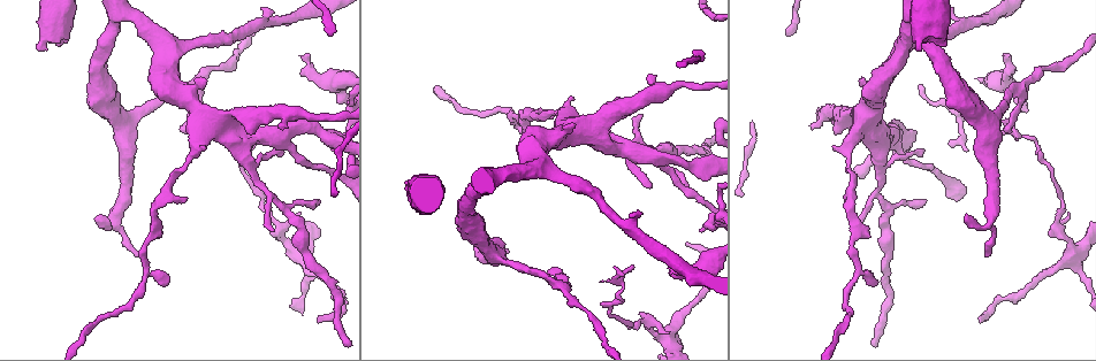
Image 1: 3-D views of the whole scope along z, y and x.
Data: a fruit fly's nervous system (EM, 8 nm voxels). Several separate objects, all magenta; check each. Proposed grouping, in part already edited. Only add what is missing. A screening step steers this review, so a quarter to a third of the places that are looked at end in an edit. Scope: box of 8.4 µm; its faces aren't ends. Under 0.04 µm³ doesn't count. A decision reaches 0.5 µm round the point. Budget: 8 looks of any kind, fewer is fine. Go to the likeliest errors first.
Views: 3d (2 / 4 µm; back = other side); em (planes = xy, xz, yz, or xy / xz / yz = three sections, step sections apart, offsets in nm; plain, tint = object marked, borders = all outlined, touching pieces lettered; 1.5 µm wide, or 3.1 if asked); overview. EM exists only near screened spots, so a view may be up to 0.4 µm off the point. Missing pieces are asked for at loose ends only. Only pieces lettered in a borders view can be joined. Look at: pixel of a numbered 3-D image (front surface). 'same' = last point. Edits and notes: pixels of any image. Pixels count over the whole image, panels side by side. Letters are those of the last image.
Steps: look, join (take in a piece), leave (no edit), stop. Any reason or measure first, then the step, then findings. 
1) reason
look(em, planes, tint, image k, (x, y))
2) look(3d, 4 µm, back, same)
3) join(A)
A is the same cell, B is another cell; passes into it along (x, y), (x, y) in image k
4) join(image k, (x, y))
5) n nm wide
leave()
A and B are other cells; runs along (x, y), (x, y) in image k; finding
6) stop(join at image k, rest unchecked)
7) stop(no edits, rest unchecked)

branch stops here
look(em, xz, step 4, borders, image 1, (685, 245))

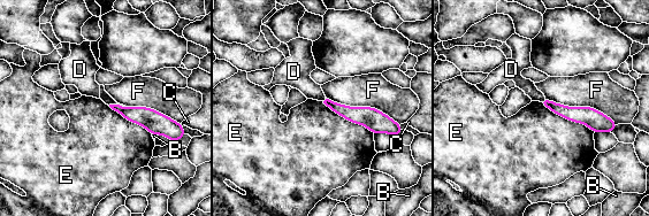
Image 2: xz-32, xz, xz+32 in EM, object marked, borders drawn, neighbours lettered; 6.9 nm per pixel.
another direction
look(em, xy, step 8, borders, same)

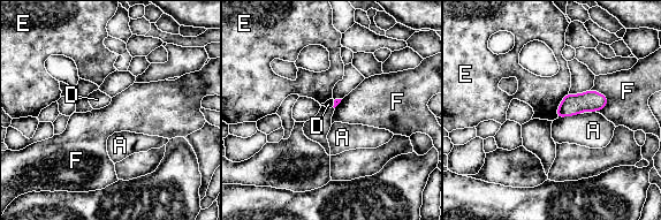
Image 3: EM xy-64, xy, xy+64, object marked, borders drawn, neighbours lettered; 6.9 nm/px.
leave()
A, D, E and F are other cells; border along (568, 92), (557, 108), (556, 118) in image 3; none of them fits

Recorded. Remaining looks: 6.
look(em, planes, borders, image 1, (304, 56))

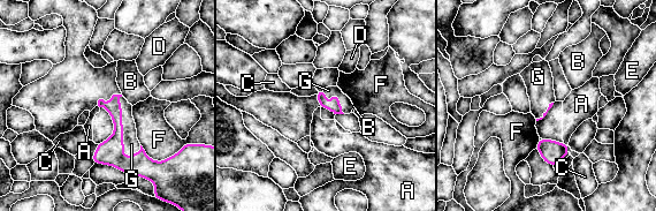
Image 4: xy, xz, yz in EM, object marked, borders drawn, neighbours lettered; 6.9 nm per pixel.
join(G)
G is the same cell, A, B, C, D, E and F are other cells; the neuron continues

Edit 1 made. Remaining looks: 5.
see it whole again
look(overview)

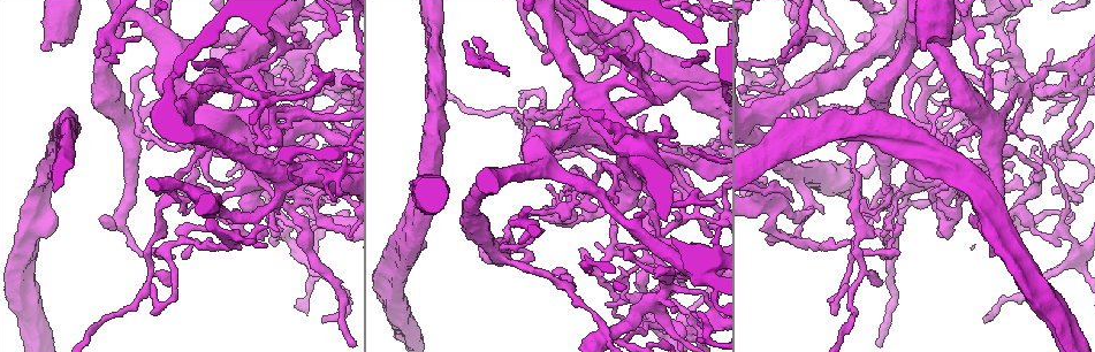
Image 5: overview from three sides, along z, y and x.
thin end
look(3d, 4 µm, image 5, (179, 203))

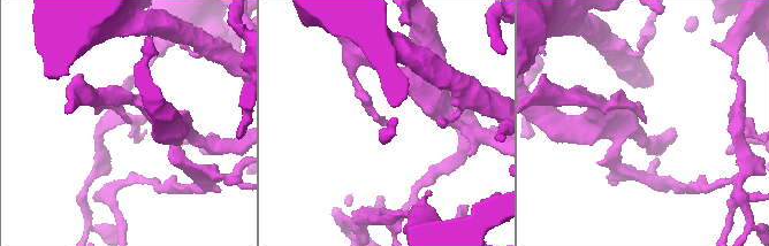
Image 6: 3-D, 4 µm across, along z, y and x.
look(em, planes, borders, image 6, (387, 121))

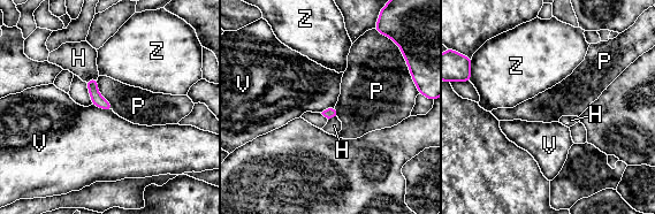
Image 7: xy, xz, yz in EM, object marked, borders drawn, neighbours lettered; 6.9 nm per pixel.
leave()
H, P, V and Z are other cells; border along (97, 79), (97, 90), (113, 109) in image 7; no lettered piece goes on from it

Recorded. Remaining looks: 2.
stop(join at image 4, rest unchecked)

